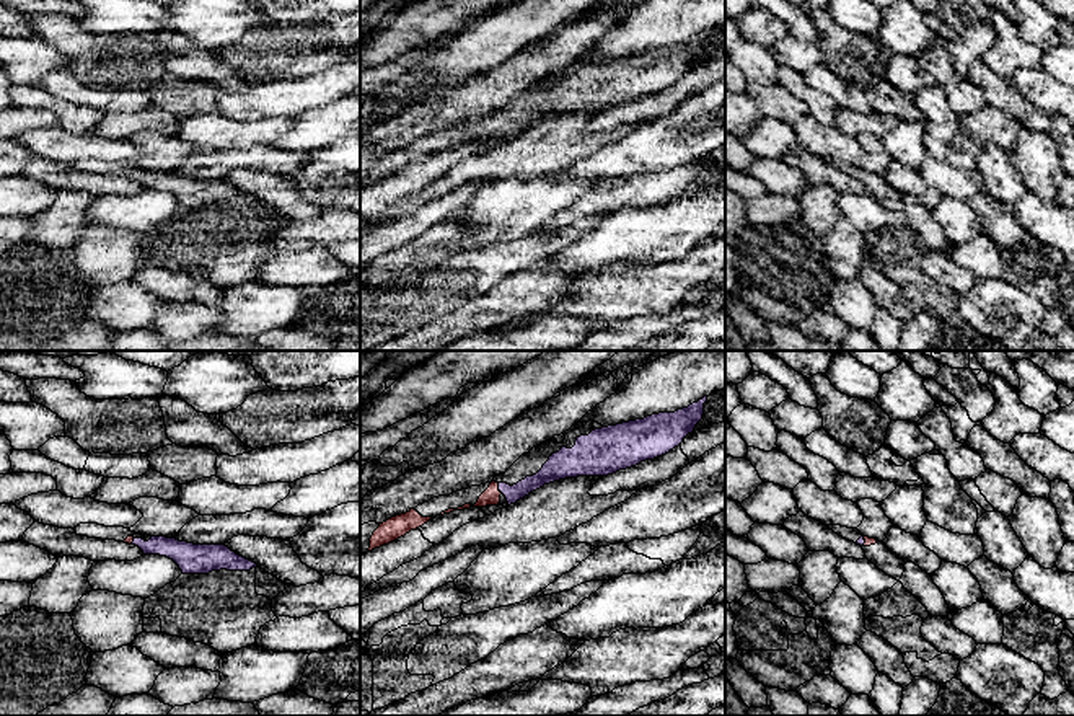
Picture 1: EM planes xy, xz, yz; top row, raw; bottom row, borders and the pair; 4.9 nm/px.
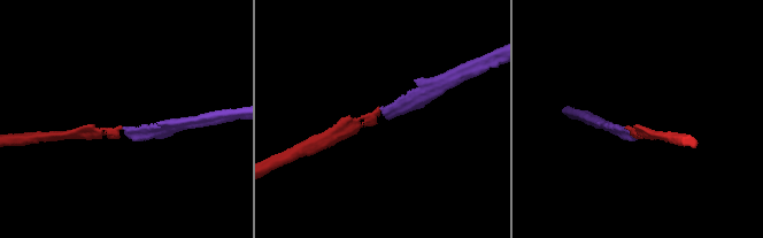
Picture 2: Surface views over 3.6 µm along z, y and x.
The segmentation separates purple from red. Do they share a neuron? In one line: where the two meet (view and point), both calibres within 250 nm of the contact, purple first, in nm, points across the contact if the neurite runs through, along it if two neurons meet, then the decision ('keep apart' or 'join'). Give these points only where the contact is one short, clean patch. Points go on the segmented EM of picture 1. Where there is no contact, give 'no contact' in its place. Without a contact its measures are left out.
xz (499, 488) | 90/90 nm | across xz (546, 475), (520, 490), (499, 488), (491, 496) | join

